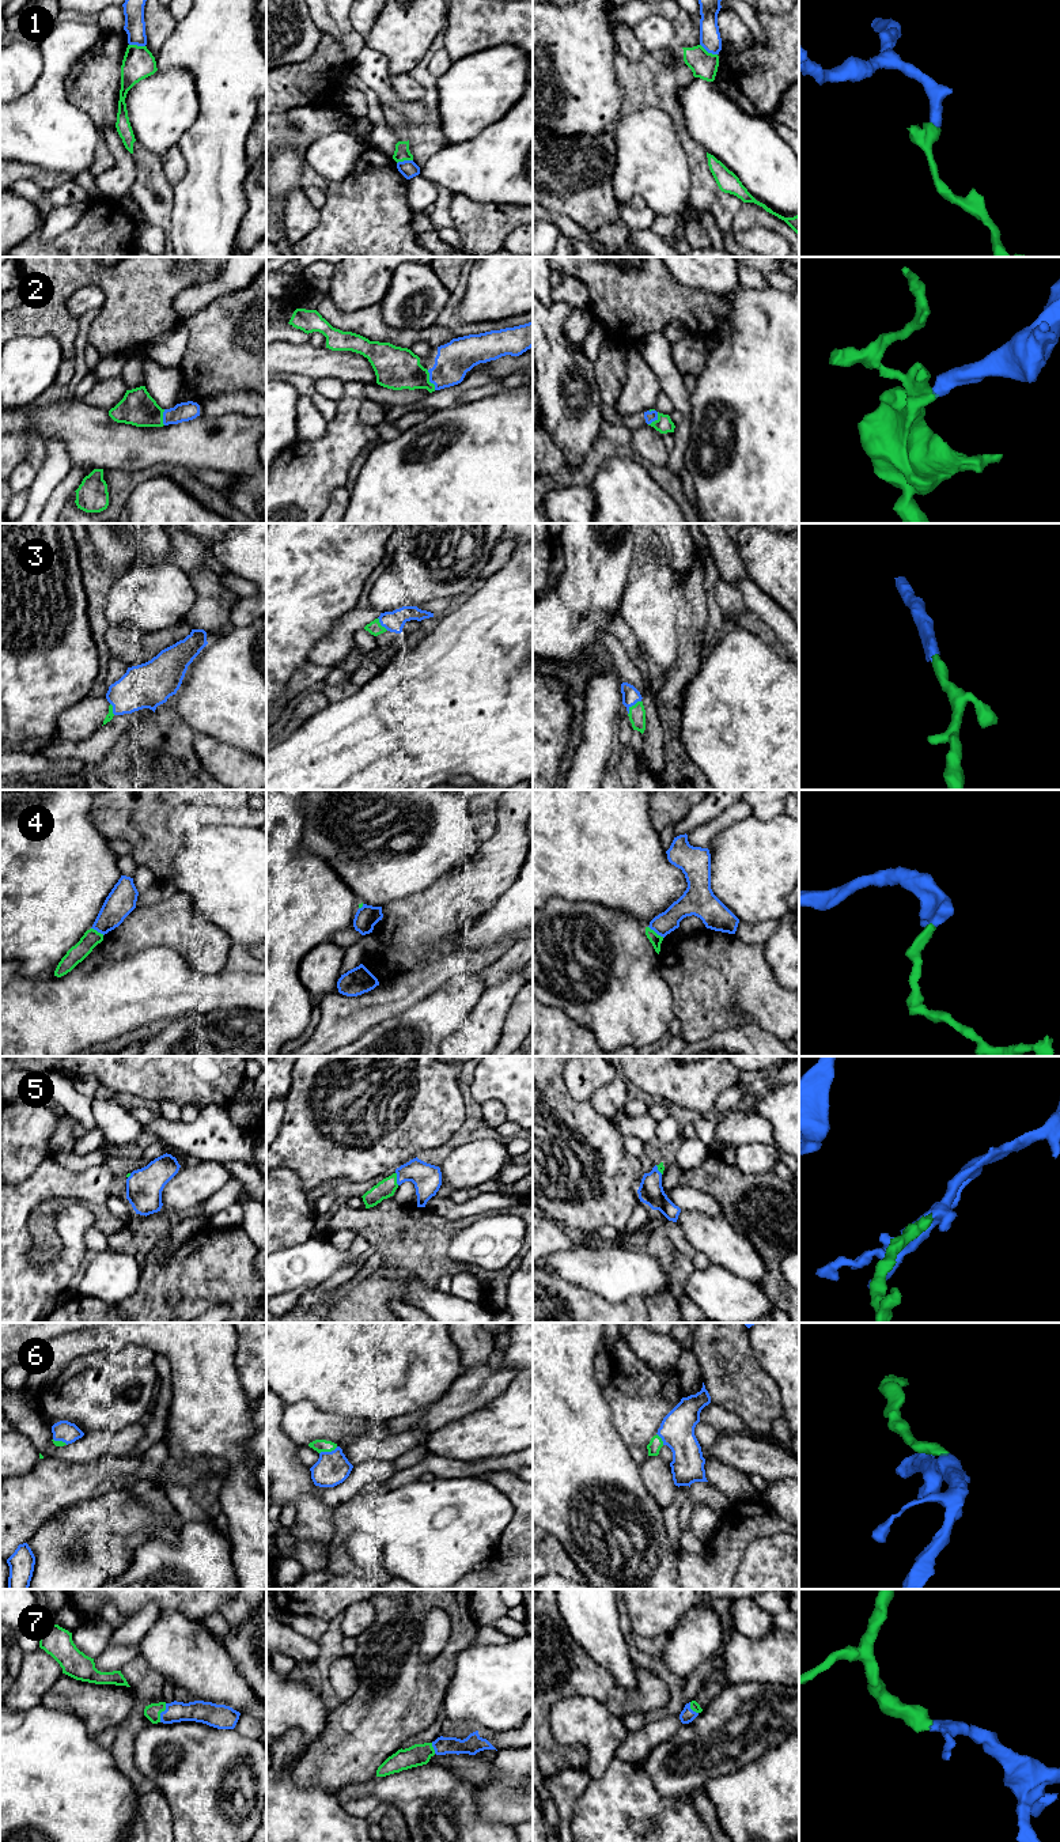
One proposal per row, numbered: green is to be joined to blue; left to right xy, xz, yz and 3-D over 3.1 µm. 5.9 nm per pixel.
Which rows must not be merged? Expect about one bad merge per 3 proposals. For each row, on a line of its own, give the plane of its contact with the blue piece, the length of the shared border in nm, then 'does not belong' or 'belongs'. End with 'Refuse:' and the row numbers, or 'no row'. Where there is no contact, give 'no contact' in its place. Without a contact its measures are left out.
1: yz | 120 nm | does not belong
2: xz | 130 nm | belongs
3: yz | 120 nm | belongs
4: yz | 120 nm | does not belong
5: xz | 80 nm | belongs
6: xz | 120 nm | belongs
7: xy | 120 nm | belongs
Refuse: 1, 4

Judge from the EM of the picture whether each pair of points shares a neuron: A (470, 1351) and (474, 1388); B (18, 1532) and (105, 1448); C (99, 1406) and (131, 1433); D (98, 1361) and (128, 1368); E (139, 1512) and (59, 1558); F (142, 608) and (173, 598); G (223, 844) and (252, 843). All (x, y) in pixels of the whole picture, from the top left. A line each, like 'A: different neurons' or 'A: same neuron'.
A: different neurons
B: different neurons
C: different neurons
D: same neuron
E: same neuron
F: same neuron
G: same neuron

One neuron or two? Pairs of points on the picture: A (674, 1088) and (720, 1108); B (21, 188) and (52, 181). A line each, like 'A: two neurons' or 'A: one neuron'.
A: two neurons
B: two neurons

